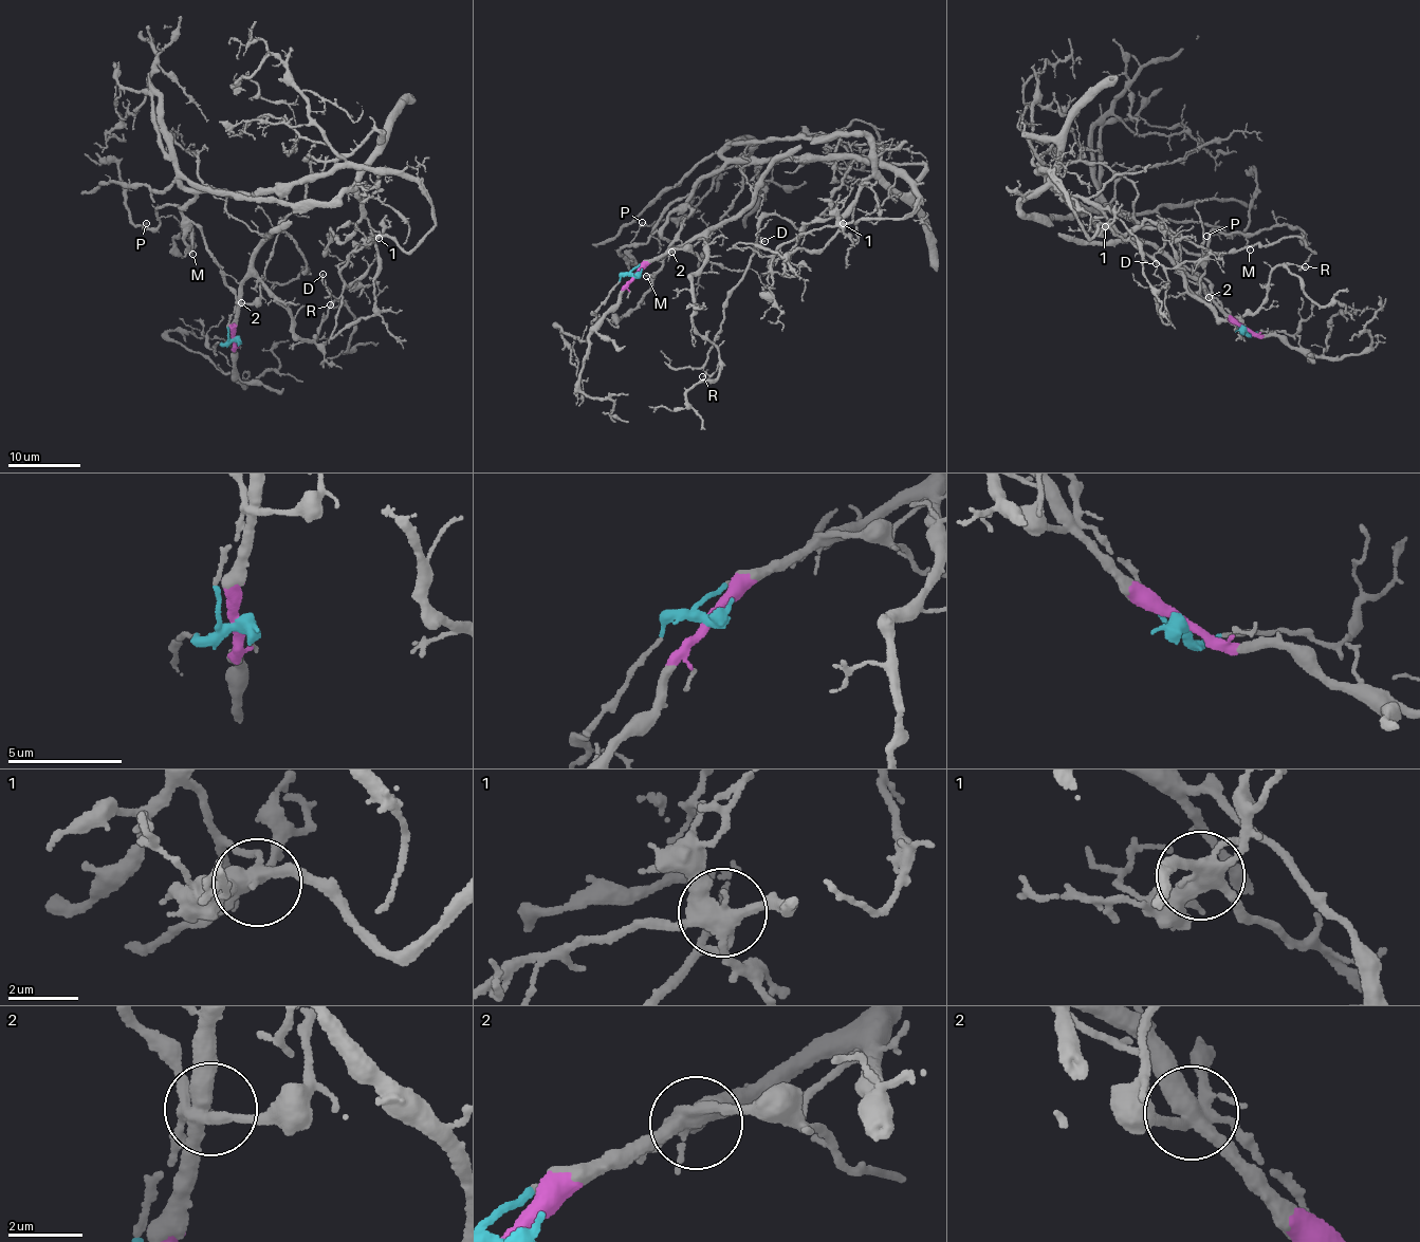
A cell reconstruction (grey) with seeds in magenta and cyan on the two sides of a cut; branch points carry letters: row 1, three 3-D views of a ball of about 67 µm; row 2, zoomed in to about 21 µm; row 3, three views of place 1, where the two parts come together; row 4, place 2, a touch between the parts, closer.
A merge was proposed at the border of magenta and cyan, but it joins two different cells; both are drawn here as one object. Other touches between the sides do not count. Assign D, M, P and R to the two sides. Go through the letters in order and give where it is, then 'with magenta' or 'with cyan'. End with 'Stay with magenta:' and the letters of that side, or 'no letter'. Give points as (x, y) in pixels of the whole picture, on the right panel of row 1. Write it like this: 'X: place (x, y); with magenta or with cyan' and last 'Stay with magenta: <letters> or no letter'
D: place (1156, 263); with cyan
M: place (1250, 249); with cyan
P: place (1206, 236); with cyan
R: place (1305, 266); with magenta
Stay with magenta: R

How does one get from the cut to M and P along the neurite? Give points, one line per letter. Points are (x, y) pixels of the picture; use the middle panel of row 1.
M: (634, 275), (631, 271), (669, 254), (688, 208), (666, 221), (662, 235), (670, 248), (659, 270), (645, 276)
P: (634, 275), (631, 271), (669, 254), (692, 209), (687, 196), (675, 199), (650, 240), (632, 243), (642, 221)

